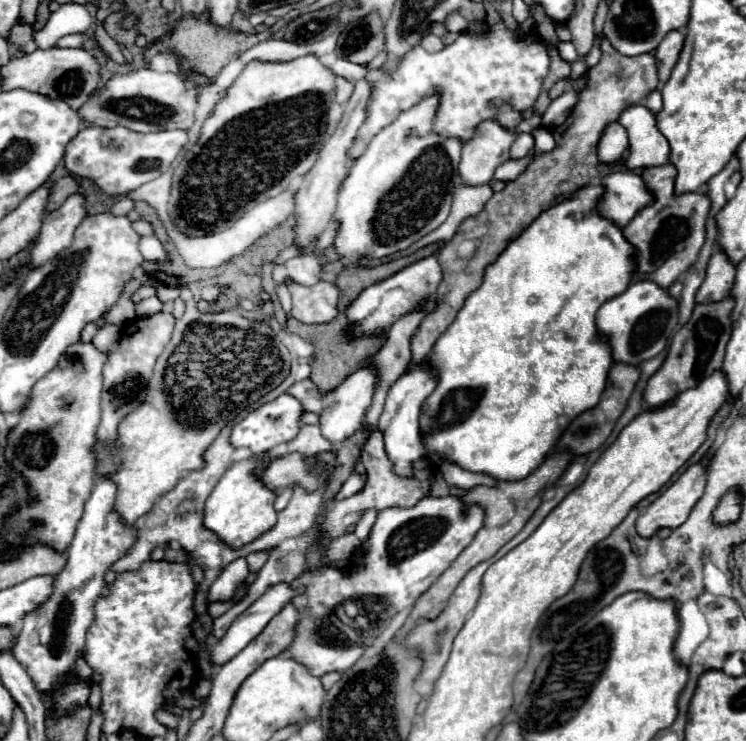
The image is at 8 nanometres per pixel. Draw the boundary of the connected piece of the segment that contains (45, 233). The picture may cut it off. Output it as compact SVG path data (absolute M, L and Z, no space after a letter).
M80 192L72 194L58 210L50 212L40 228L36 246L32 250L32 266L28 266L28 270L42 266L66 250L74 240L76 228L86 216L86 196Z

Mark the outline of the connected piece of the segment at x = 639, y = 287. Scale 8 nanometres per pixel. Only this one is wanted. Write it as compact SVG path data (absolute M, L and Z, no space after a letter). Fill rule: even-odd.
M654 280L632 282L632 286L624 294L620 294L620 296L604 302L600 306L598 314L596 314L596 326L598 326L600 334L608 336L608 340L610 340L612 358L616 362L634 364L634 366L638 366L644 360L650 360L656 354L660 354L666 348L668 336L672 334L672 330L676 328L676 324L678 324L678 300L674 296L670 296L670 292L666 288L662 288L662 286L658 286Z

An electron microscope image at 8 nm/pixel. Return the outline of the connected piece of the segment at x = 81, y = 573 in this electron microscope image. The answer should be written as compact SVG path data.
M98 474L94 480L94 490L84 504L84 514L76 526L76 534L72 546L68 546L68 564L54 578L54 594L40 610L28 614L24 618L22 632L16 638L14 658L26 666L30 678L34 680L40 692L56 688L58 680L64 678L62 694L56 696L58 714L68 712L76 704L84 704L90 696L90 688L82 682L70 680L66 674L72 668L76 656L82 652L84 634L94 618L94 600L98 596L108 594L104 574L116 562L116 558L124 556L124 550L134 542L134 530L122 524L122 516L116 512L116 488L118 484L112 480L112 474Z

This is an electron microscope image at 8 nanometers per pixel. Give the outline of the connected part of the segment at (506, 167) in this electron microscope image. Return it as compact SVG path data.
M530 150L530 154L524 156L522 160L508 160L508 162L504 162L504 164L496 170L494 178L496 178L496 180L504 180L504 182L514 180L516 176L520 176L520 174L526 170L526 166L534 160L534 156L536 156L536 152Z

